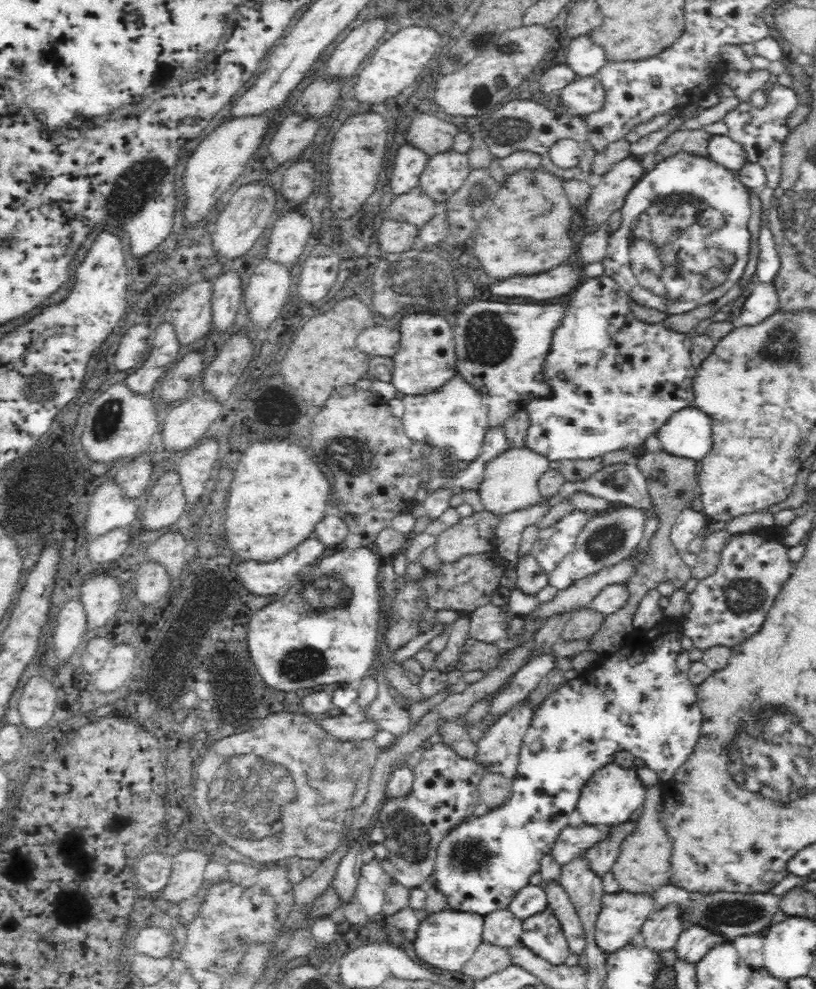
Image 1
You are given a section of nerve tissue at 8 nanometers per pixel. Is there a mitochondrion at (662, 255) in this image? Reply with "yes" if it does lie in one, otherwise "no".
yes

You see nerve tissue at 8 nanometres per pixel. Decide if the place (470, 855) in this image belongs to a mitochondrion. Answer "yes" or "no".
yes

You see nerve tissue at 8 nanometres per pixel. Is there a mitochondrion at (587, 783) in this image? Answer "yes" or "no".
no

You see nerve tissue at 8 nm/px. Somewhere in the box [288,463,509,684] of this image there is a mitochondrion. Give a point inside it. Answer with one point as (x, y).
(331, 594)

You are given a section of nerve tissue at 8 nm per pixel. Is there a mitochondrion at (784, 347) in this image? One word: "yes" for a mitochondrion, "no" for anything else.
yes

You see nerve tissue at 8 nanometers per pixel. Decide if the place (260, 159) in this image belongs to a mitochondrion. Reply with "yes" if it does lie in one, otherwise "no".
no

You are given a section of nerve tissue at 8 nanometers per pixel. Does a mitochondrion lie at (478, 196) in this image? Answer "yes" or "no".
yes

